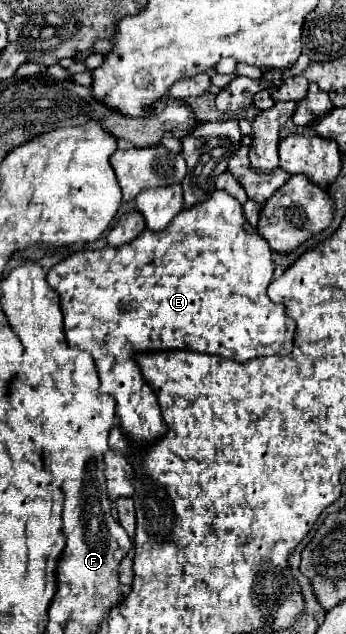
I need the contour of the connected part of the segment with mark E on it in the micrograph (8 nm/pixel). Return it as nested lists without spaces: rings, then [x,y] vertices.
[[[214,190],[208,202],[182,210],[162,232],[144,230],[124,246],[82,250],[62,258],[50,268],[48,284],[60,294],[66,340],[92,354],[100,376],[100,390],[116,400],[120,428],[134,442],[150,444],[166,432],[166,426],[158,400],[144,382],[134,354],[148,350],[194,350],[236,362],[258,356],[286,356],[292,350],[296,326],[284,306],[274,304],[266,294],[272,272],[272,250],[246,220],[242,204],[230,194]]]

